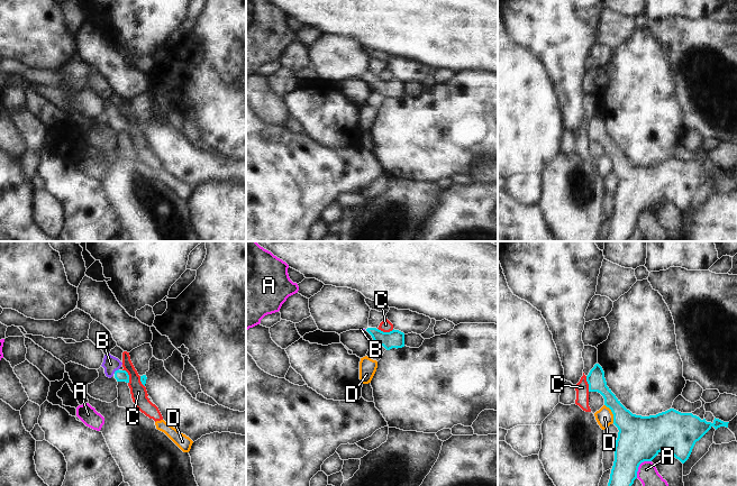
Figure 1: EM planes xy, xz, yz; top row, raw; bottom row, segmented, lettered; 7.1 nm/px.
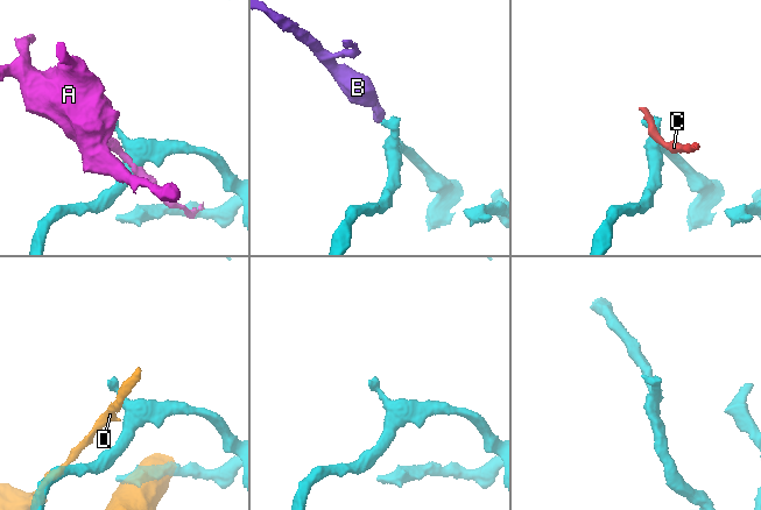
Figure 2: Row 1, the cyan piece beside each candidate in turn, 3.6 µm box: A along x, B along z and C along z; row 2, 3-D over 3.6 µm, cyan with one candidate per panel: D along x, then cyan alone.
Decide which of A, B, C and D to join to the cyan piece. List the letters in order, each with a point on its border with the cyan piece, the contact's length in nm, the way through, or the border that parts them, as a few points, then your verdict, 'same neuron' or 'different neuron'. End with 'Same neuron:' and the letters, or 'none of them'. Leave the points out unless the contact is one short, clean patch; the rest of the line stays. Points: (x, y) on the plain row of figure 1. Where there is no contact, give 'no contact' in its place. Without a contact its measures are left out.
A: meets cyan in yz at (638, 214); contact 170 nm long; border along yz (651, 209), (644, 209), (639, 213), (636, 226); different neuron
B: meets cyan in xy at (116, 119); contact 50 nm long; runs through xy (119, 124), (116, 119), (110, 112); same neuron
C: meets cyan in xz at (385, 81); contact 120 nm long; border along xz (378, 76), (383, 80), (391, 80), (393, 78); different neuron
D: meets cyan in yz at (612, 162); contact 150 nm long; different neuron
Same neuron: B

